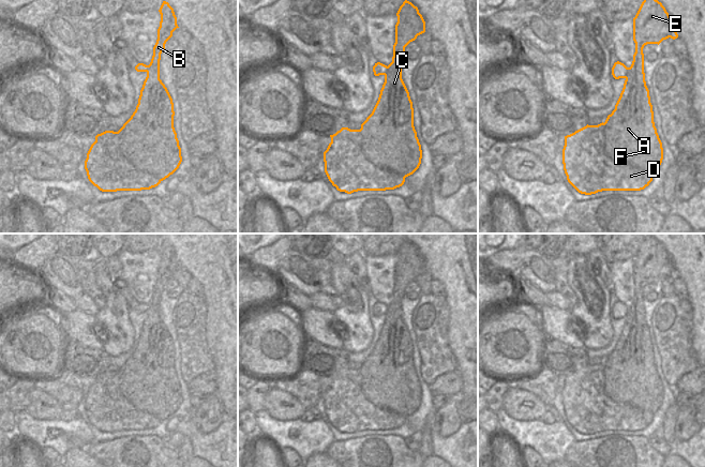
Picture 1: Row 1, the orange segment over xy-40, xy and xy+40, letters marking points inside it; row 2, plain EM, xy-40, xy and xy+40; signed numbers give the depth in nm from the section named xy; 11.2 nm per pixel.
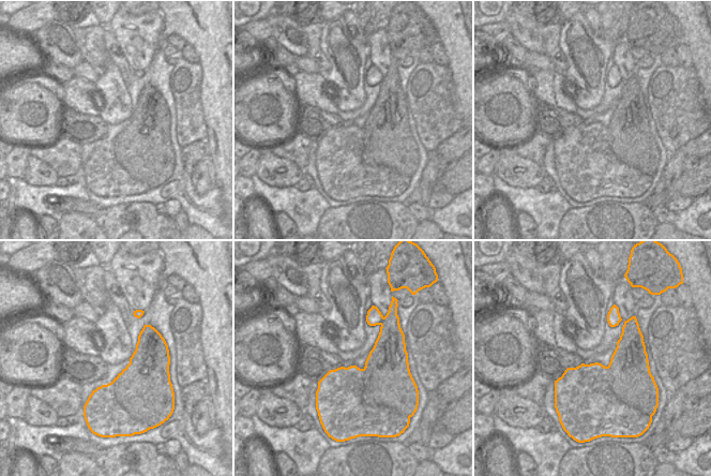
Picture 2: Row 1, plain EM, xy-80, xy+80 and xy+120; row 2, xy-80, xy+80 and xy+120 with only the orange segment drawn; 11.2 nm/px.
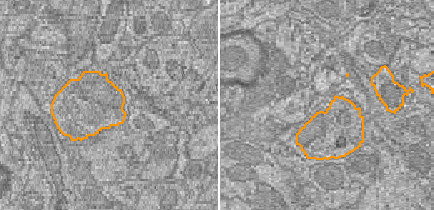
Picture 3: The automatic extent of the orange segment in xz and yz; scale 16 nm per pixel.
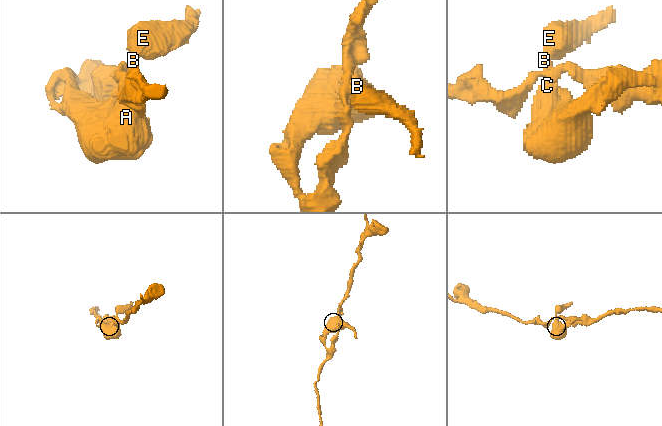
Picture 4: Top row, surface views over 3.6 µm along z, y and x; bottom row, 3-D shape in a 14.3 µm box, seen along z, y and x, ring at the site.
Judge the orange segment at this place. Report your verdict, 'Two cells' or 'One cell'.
Two cells.

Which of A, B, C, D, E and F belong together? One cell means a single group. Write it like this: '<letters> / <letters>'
A B C E F / D

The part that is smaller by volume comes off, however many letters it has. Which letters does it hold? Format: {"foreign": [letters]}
{"foreign": ["A", "B", "C", "E", "F"]}

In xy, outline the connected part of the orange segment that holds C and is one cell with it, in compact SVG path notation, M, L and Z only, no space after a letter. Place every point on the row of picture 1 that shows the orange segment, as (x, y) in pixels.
M405 0L400 6L395 25L395 43L392 62L388 65L378 101L366 120L361 124L362 150L373 165L389 169L403 177L412 175L420 166L422 150L414 126L414 108L409 92L402 79L401 62L405 47L425 32L425 21L417 6Z

